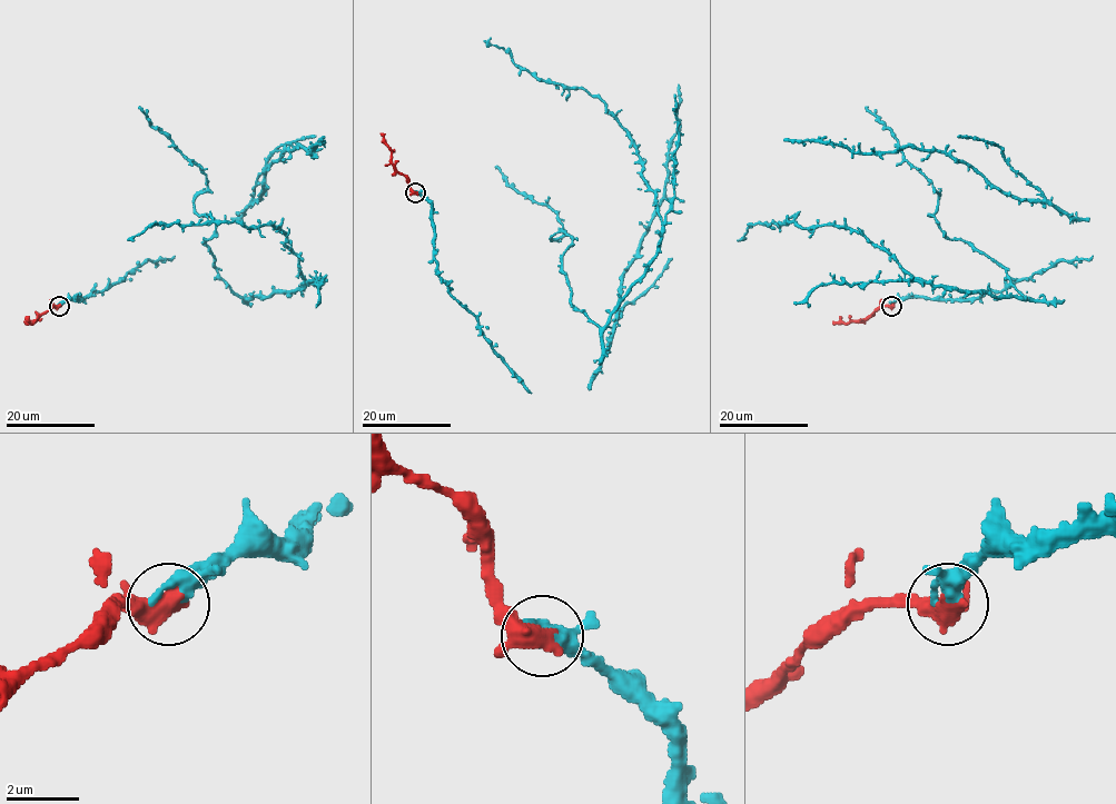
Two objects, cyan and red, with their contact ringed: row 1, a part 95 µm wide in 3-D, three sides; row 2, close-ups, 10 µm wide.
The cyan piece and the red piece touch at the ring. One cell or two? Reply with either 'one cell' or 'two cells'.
one cell

